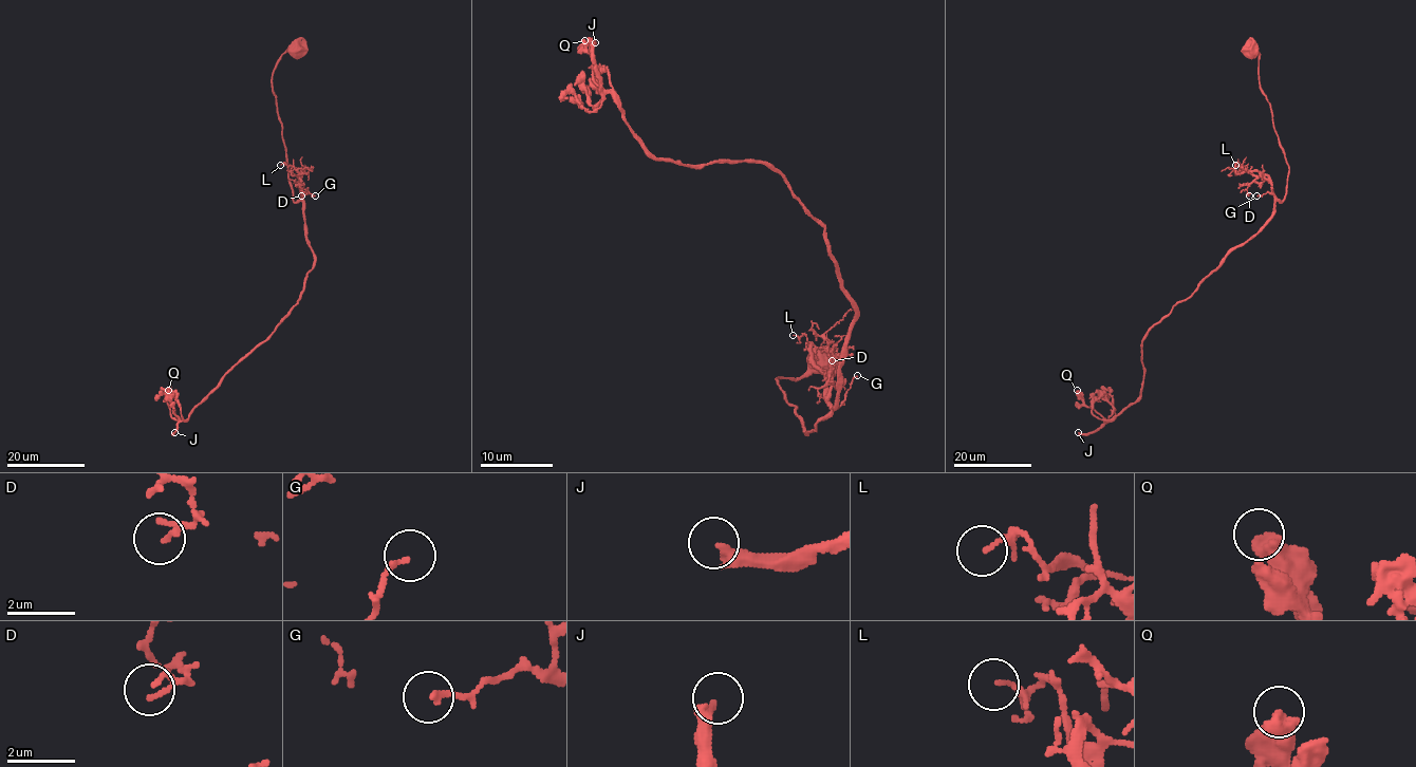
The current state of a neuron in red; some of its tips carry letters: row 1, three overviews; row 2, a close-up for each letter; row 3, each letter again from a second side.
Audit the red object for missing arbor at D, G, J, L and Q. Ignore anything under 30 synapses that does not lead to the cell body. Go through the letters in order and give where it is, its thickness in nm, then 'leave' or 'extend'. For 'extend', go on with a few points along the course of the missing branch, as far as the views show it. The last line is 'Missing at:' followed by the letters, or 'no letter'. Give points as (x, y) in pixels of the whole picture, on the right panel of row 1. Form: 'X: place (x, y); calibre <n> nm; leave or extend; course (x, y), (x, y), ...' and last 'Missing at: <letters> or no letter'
D: place (1249, 195); calibre 100 nm; leave
G: place (1256, 195); calibre 150 nm; leave
J: place (1078, 432); calibre 340 nm; extend
L: place (1235, 165); calibre 100 nm; leave
Q: place (1077, 390); calibre 550 nm; leave
Missing at: J

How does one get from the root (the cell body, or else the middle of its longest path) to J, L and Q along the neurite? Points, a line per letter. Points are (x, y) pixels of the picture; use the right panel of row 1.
J: (1250, 51), (1258, 53), (1259, 88), (1289, 169), (1285, 199), (1149, 331), (1141, 395), (1092, 432), (1078, 432)
L: (1250, 51), (1258, 53), (1259, 88), (1289, 169), (1285, 199), (1280, 202), (1263, 176), (1235, 165)
Q: (1250, 51), (1289, 169), (1285, 199), (1149, 331), (1133, 403), (1104, 419), (1077, 390)

